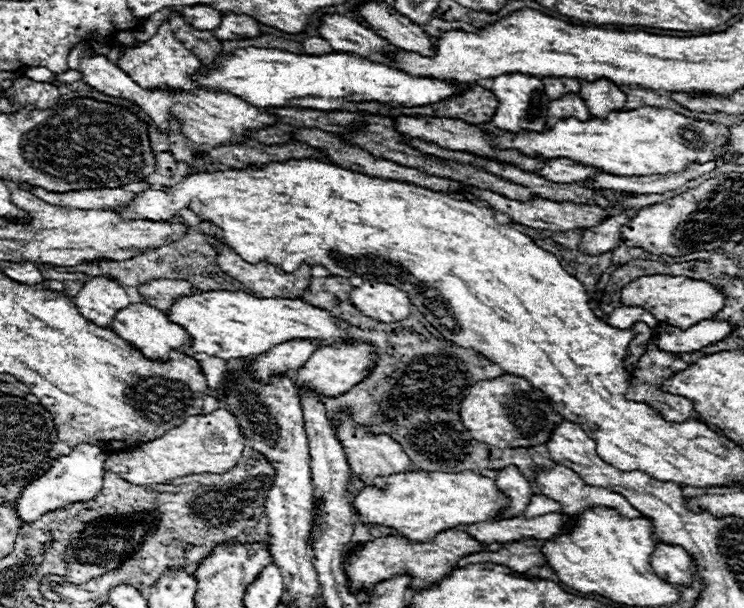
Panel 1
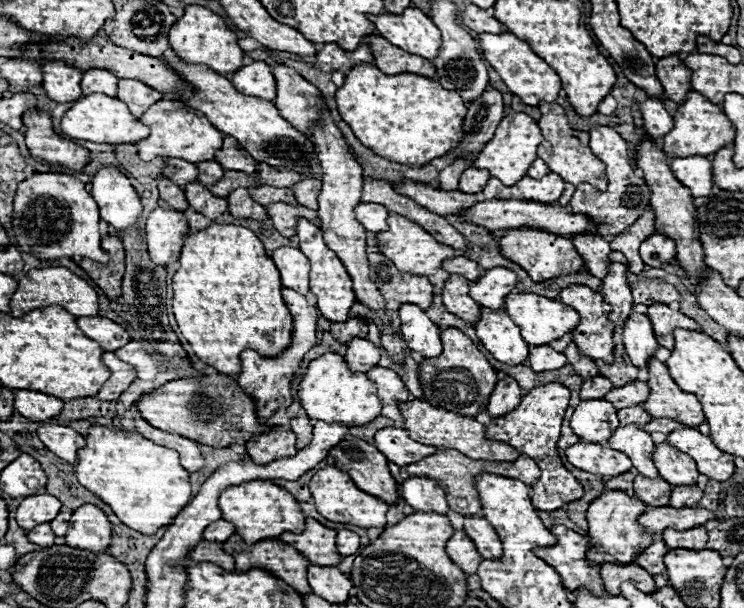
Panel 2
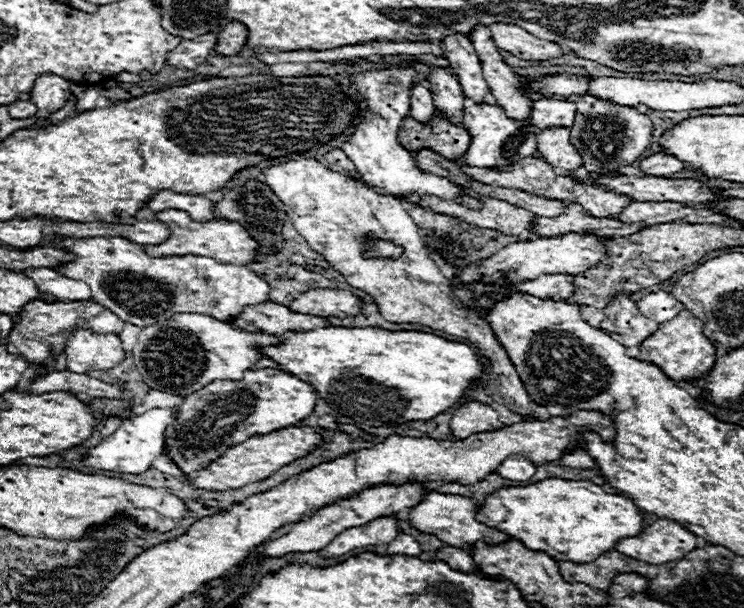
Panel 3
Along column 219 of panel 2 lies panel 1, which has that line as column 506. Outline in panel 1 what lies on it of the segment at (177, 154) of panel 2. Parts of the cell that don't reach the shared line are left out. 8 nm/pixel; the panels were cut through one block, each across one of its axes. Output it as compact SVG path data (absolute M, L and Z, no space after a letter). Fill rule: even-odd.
M648 106L614 112L606 118L564 118L552 128L544 128L542 132L520 130L516 134L510 134L498 130L492 136L492 146L496 146L496 150L520 150L520 154L540 154L542 158L548 158L538 174L542 178L552 178L552 182L584 182L586 178L596 176L600 170L616 176L680 172L688 162L708 162L714 156L722 156L726 140L728 128L722 124L710 124L704 120L686 118L672 110ZM592 166L596 166L598 170Z

